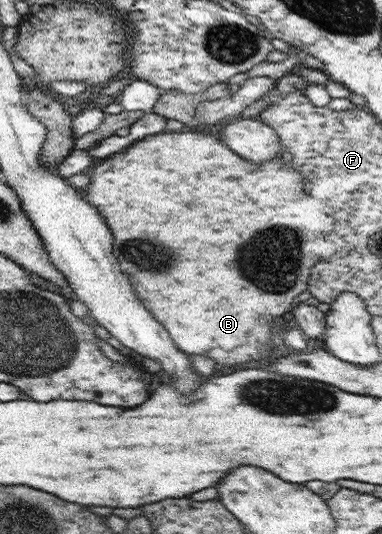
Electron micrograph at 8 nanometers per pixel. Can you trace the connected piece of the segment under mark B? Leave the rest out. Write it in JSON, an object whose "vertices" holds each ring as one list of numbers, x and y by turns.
{"vertices":[[165,130,164,134,153,134,134,141,132,146,117,151,110,160,98,164,92,172,92,184,84,194,86,200,102,212,108,228,114,234,114,256,120,262,122,272,128,276,138,297,152,314,169,332,178,350,189,356,200,354,214,360,216,366,234,366,252,360,262,360,270,356,272,341,272,320,282,316,293,307,293,300,307,290,312,268,316,265,316,256,312,254,312,240,324,226,326,216,318,210,318,204,304,194,308,190,304,176,294,169,293,163,286,164,282,156,274,157,256,166,254,162,232,152,220,137,200,132,180,132]]}

